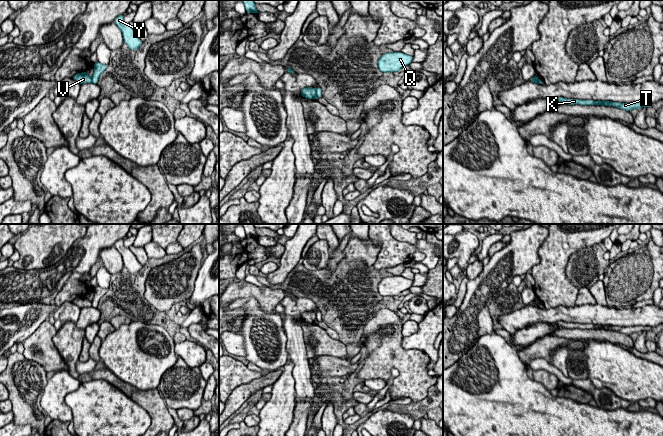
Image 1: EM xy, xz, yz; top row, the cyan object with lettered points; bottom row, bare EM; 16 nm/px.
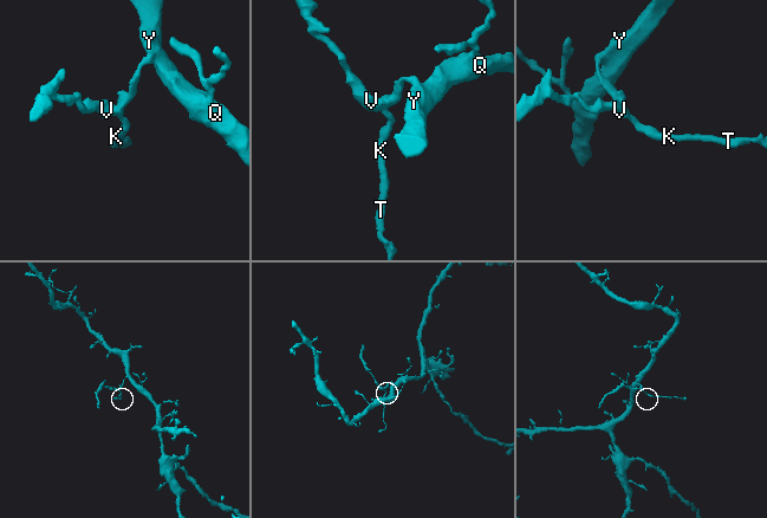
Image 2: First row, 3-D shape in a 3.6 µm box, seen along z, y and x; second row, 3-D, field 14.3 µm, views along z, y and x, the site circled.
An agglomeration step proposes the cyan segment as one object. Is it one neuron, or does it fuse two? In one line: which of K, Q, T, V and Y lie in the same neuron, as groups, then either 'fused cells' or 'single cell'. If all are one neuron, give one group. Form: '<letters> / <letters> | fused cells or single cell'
K Q T Y / V | fused cells

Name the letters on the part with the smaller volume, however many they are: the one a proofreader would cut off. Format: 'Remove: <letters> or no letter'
Remove: V

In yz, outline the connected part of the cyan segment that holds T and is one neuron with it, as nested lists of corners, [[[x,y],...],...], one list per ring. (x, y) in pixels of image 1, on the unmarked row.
[[[558,321],[557,324],[562,328],[580,328],[580,329],[604,329],[604,330],[613,330],[626,335],[631,335],[632,333],[639,333],[646,331],[652,331],[653,327],[650,326],[631,326],[631,327],[620,327],[612,325],[594,325],[594,324],[579,324],[579,323],[567,323],[563,321]]]

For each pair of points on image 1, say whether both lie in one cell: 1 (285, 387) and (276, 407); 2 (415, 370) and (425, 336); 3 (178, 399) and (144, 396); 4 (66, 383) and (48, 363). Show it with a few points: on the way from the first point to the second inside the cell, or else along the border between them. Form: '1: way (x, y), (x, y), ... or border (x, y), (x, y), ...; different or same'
1: way (283, 392), (281, 402); same
2: border (402, 337), (403, 348), (422, 350), (431, 361); different
3: border (164, 399), (167, 407); different
4: border (67, 370), (56, 371); different

